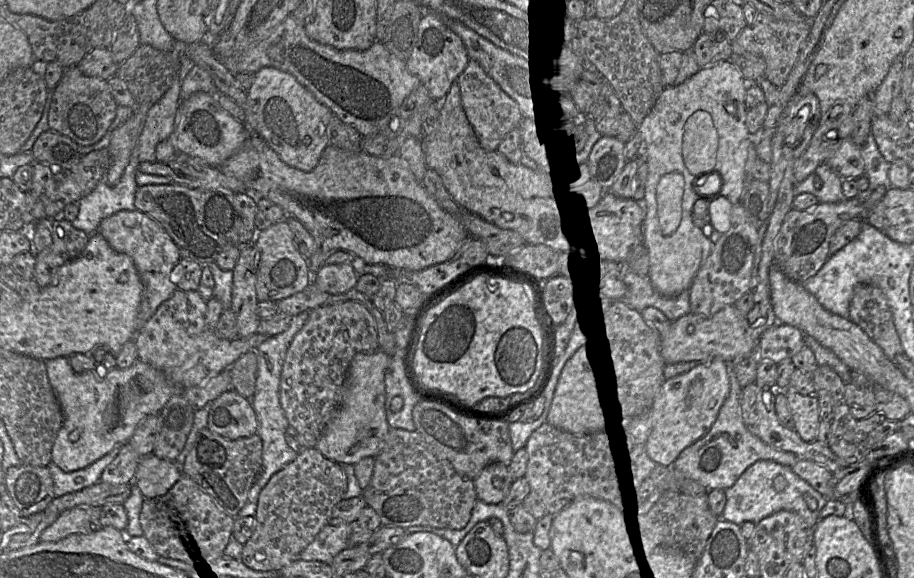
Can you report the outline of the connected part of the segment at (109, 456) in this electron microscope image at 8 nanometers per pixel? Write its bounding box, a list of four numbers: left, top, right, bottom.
[48,444,122,497]

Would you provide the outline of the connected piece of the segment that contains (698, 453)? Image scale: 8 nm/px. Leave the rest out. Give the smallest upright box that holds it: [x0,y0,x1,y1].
[674,370,799,489]

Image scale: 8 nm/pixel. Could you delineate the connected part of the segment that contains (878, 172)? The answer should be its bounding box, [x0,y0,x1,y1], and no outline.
[856,133,893,201]

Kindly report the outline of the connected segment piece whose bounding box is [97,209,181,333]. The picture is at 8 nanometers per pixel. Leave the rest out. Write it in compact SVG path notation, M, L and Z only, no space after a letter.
M137 209L119 211L100 222L97 230L116 252L128 255L140 276L143 292L136 317L136 333L154 315L157 308L177 289L175 267L181 259L179 250L165 231L152 217Z

